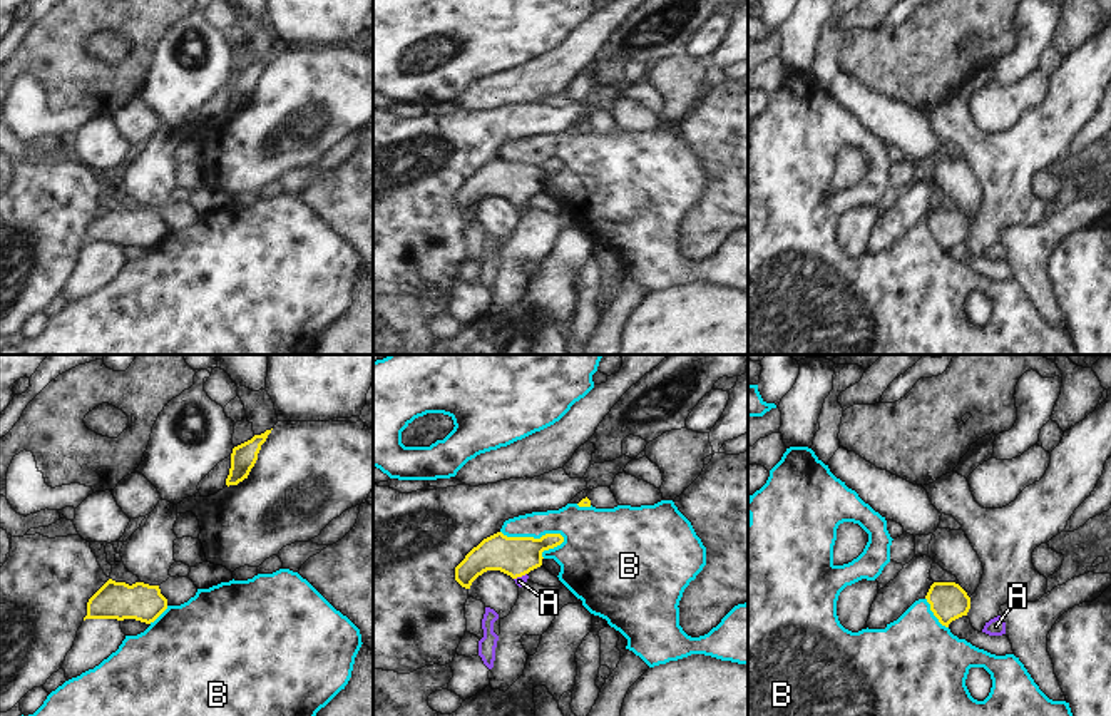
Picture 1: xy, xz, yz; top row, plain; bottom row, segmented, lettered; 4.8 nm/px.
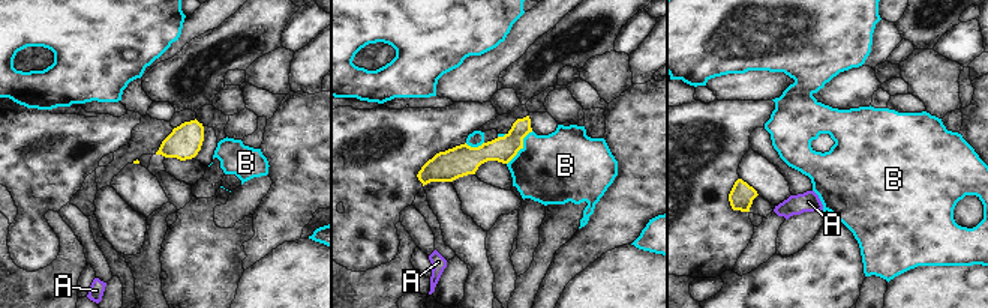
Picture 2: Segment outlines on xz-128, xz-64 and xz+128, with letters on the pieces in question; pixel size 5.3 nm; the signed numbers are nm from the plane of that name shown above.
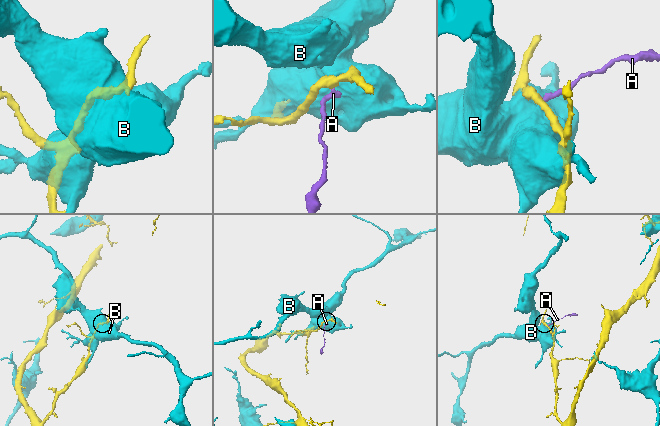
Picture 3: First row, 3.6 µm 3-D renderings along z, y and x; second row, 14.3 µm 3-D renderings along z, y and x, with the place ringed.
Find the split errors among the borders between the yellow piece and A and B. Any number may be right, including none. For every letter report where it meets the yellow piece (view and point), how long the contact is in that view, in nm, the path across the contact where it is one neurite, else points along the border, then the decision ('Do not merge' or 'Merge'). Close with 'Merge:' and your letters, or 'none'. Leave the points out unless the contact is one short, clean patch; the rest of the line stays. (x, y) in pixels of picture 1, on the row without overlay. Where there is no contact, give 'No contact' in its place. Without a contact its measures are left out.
A: Touches yellow at xz (519, 201). Shared border 70 nm. Path across: xz (514, 181), (519, 201), (519, 206). Merge
B: Touches yellow at xz (532, 163). Shared border 320 nm. Do not merge
Merge: A.

